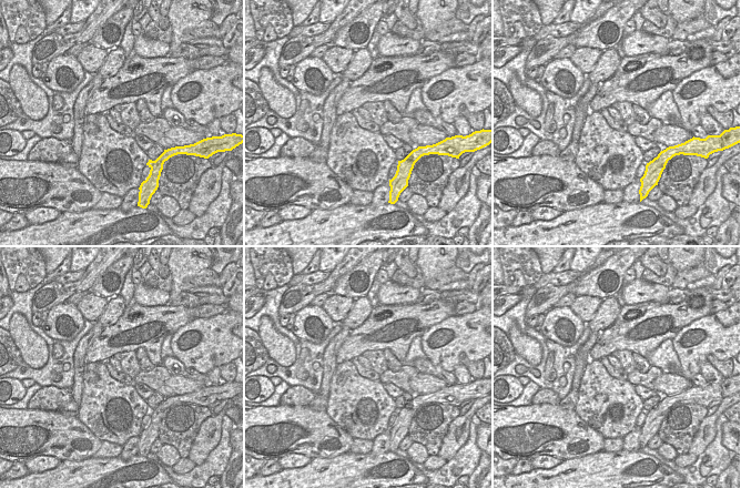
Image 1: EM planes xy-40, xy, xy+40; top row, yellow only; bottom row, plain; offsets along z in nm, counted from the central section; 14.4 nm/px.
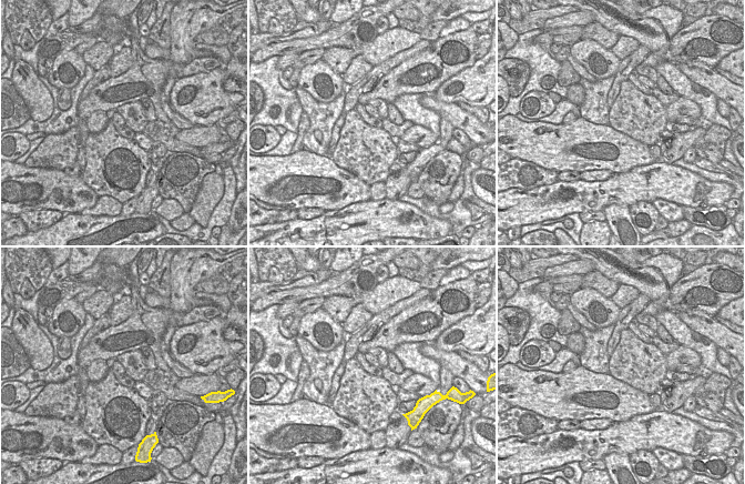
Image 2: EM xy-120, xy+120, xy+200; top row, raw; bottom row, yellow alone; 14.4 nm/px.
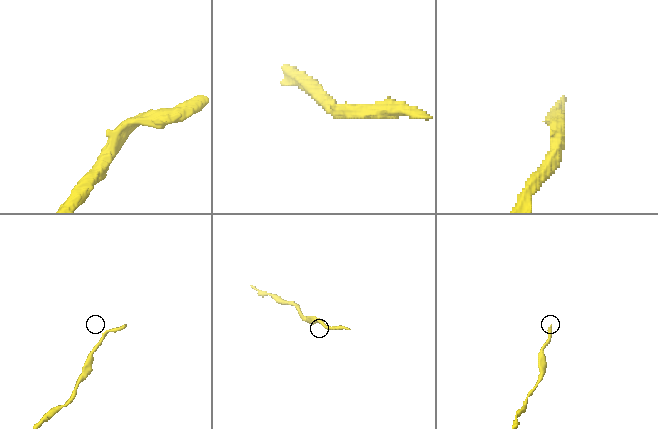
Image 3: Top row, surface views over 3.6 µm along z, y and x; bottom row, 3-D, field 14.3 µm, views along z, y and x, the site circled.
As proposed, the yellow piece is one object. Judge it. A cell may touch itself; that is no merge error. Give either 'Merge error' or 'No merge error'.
Merge error

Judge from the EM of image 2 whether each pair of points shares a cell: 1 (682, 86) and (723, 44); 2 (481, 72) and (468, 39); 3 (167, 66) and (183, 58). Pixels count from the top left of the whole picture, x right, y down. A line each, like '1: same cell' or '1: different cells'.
1: same cell
2: different cells
3: different cells

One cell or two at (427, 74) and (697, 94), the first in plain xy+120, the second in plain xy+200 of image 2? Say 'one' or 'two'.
one

